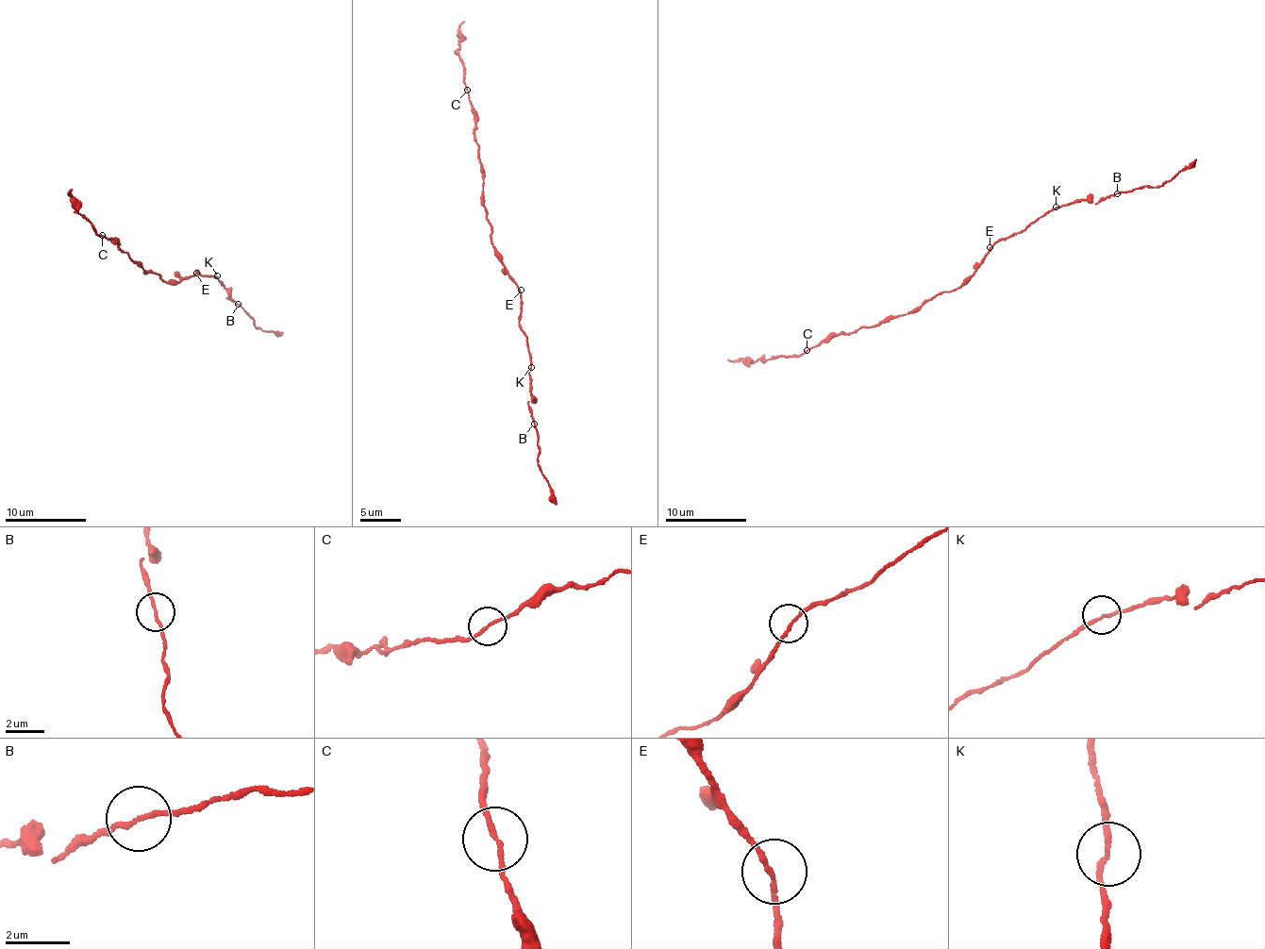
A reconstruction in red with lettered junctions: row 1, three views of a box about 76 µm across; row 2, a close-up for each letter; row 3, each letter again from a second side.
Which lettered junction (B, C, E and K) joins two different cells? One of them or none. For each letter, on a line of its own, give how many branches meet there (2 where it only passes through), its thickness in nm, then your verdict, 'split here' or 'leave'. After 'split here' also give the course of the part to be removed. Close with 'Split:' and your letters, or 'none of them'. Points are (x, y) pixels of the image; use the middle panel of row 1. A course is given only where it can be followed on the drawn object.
B: 2 | 130 nm | leave
C: 2 | 130 nm | leave
E: 2 | 130 nm | leave
K: 2 | 150 nm | leave
Split: none of them

